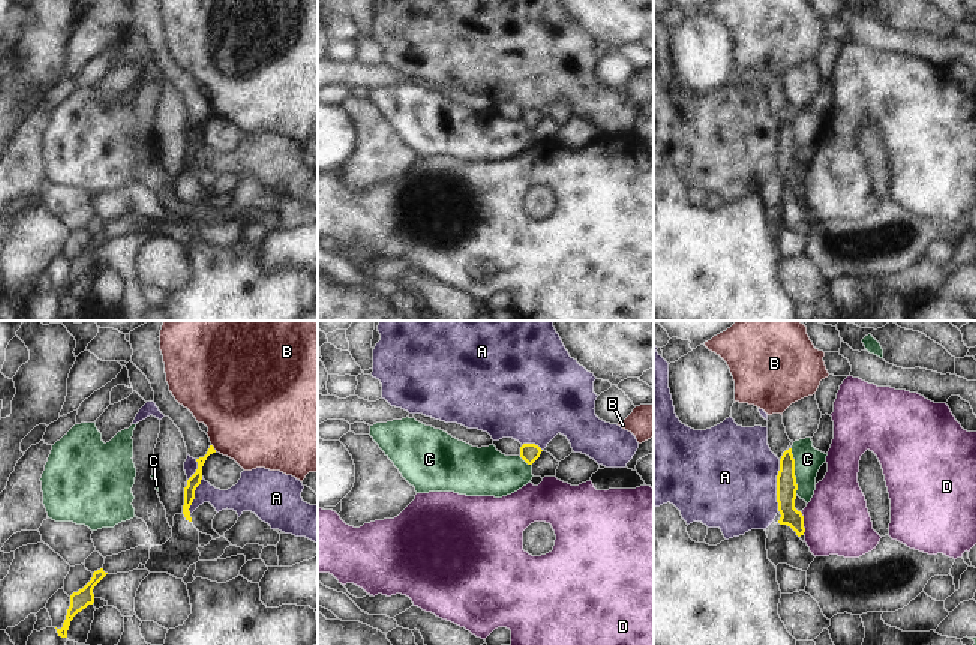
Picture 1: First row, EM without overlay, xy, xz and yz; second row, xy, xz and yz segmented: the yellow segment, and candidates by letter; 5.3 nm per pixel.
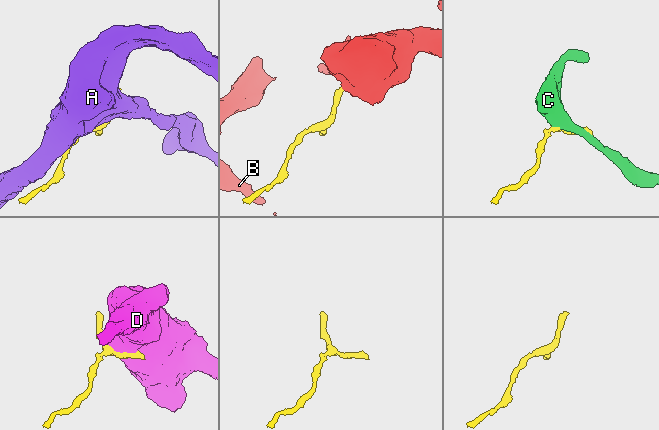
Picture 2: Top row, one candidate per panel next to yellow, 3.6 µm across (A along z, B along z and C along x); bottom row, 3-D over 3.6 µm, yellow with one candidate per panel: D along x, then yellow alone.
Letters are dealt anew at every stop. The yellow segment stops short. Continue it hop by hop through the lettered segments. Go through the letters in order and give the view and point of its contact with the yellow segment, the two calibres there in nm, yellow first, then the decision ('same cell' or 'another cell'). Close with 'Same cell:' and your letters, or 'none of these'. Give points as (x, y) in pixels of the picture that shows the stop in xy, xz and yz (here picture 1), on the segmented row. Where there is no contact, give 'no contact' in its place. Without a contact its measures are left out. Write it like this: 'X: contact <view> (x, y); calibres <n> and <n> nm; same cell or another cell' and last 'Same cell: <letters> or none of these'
A: contact yz (777, 485); calibres 110 and 500 nm; another cell
B: contact xy (213, 447); calibres 70 and 460 nm; same cell
C: contact yz (793, 471); calibres 110 and 140 nm; another cell
D: contact yz (802, 524); calibres 110 and 360 nm; another cell
Same cell: B

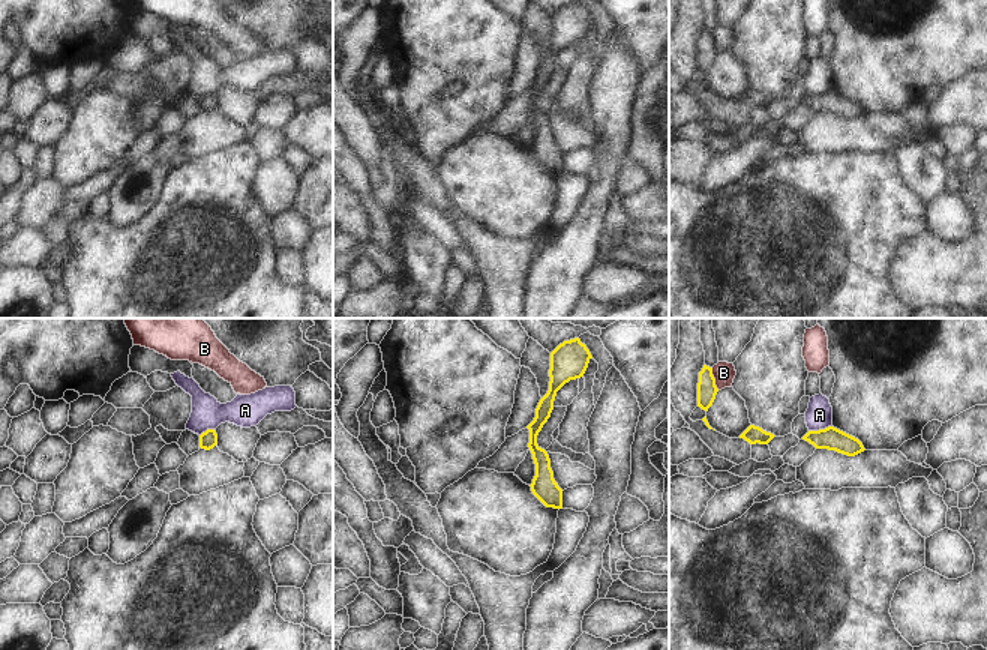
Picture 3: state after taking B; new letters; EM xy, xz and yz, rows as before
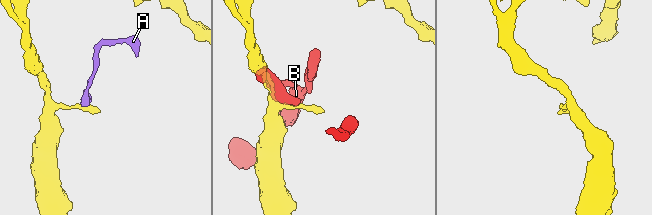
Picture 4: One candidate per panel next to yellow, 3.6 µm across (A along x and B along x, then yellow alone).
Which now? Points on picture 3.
A: contact yz (819, 430); calibres 120 and 140 nm; another cell
B: contact yz (714, 379); calibres 110 and 120 nm; another cell
Same cell: none of these

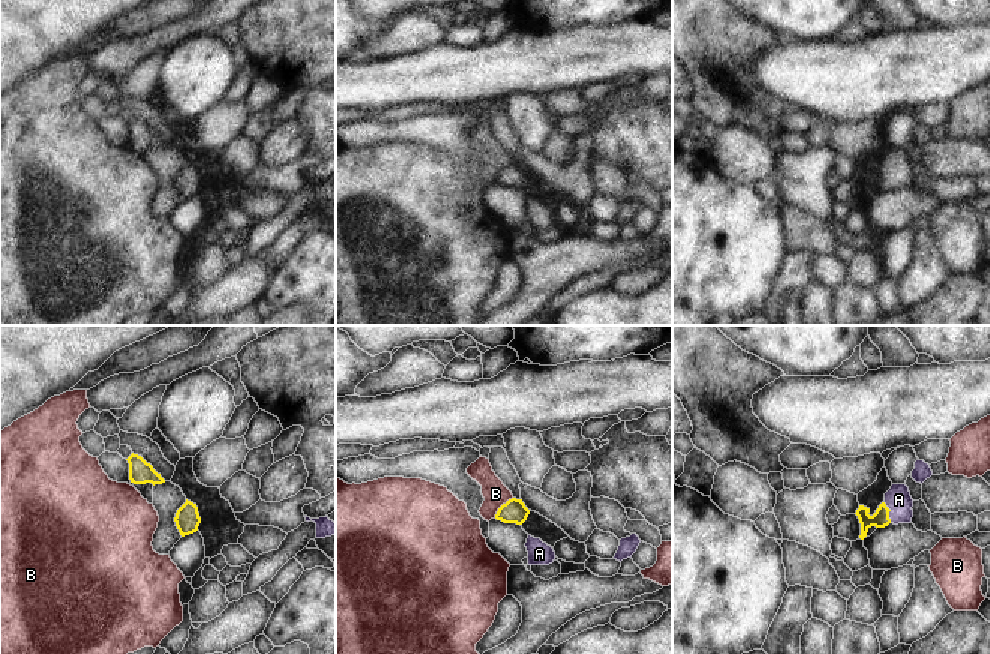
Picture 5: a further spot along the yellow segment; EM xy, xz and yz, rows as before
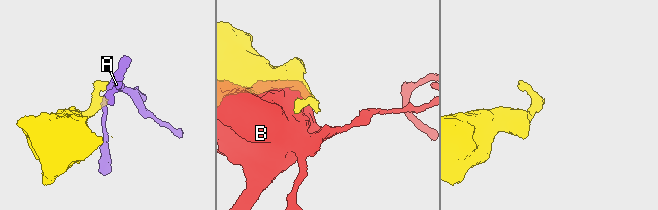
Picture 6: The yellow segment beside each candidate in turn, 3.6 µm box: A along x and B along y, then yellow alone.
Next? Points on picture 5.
A: contact yz (888, 513); calibres 90 and 140 nm; same cell
B: contact xz (500, 507); calibres 130 and 140 nm; another cell
Same cell: A

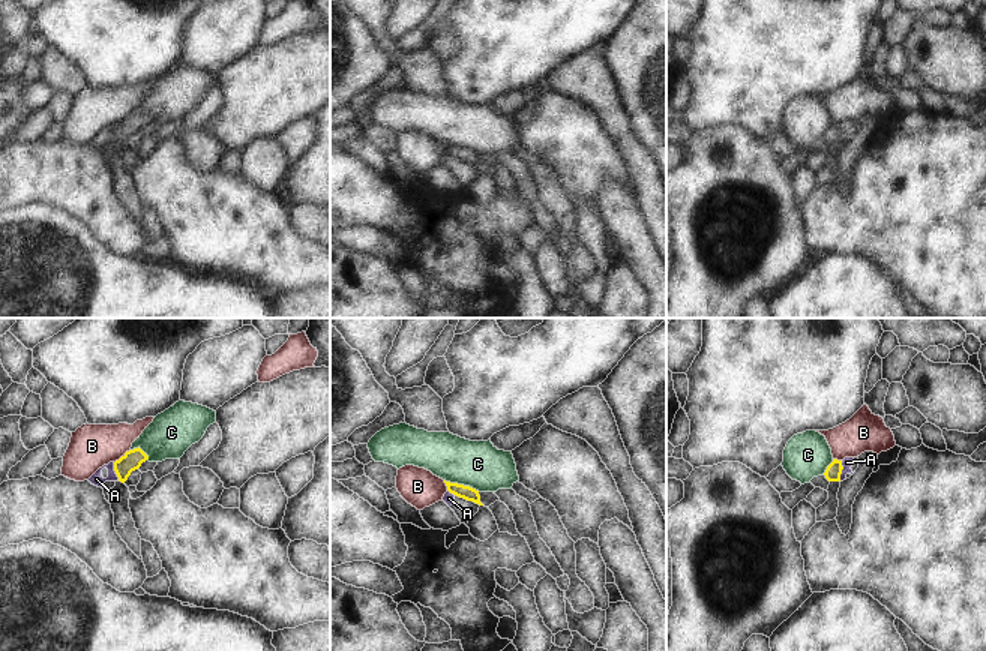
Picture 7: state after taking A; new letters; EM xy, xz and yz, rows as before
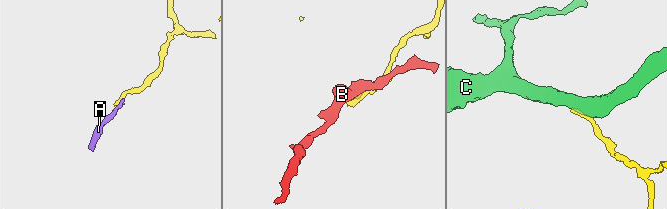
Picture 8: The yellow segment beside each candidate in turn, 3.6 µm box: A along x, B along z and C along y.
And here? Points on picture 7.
A: contact yz (841, 471); calibres 90 and 60 nm; another cell
B: contact xy (122, 456); calibres 110 and 240 nm; another cell
C: contact xz (462, 485); calibres 70 and 260 nm; another cell
Same cell: none of these

